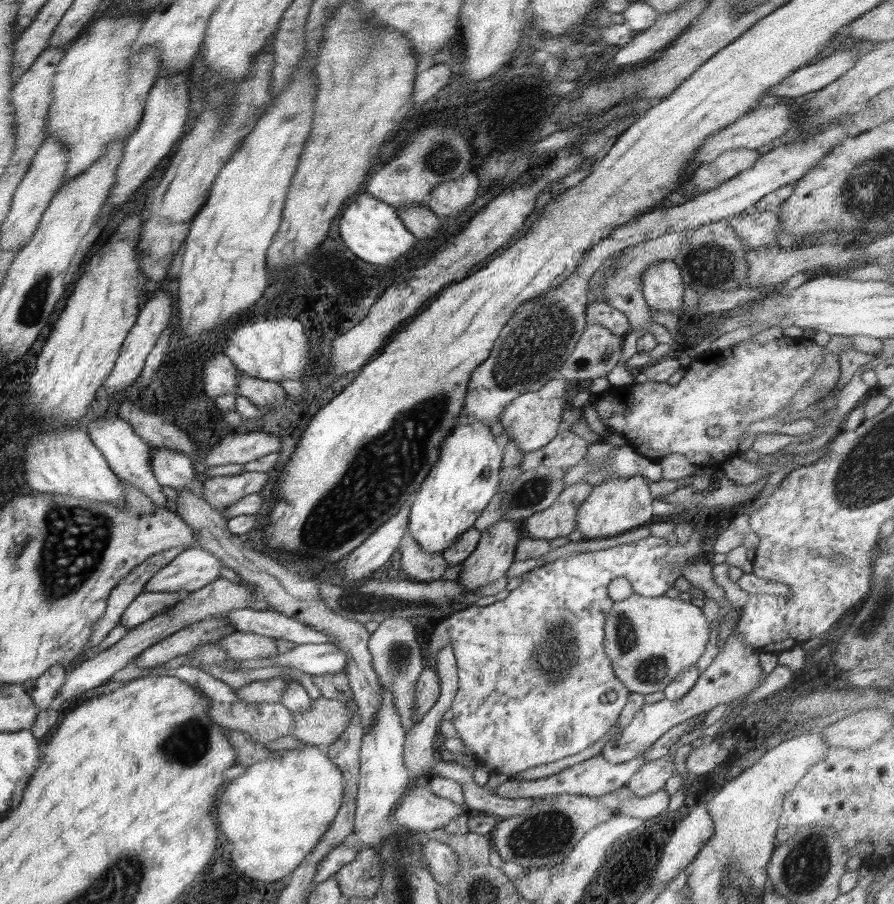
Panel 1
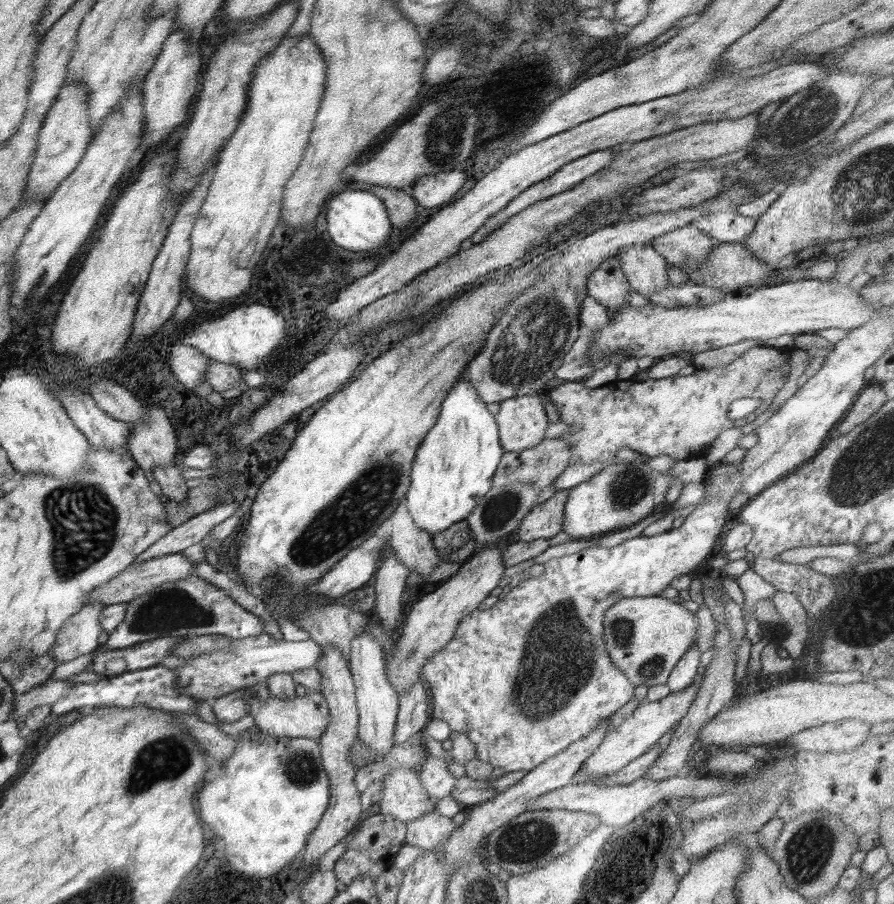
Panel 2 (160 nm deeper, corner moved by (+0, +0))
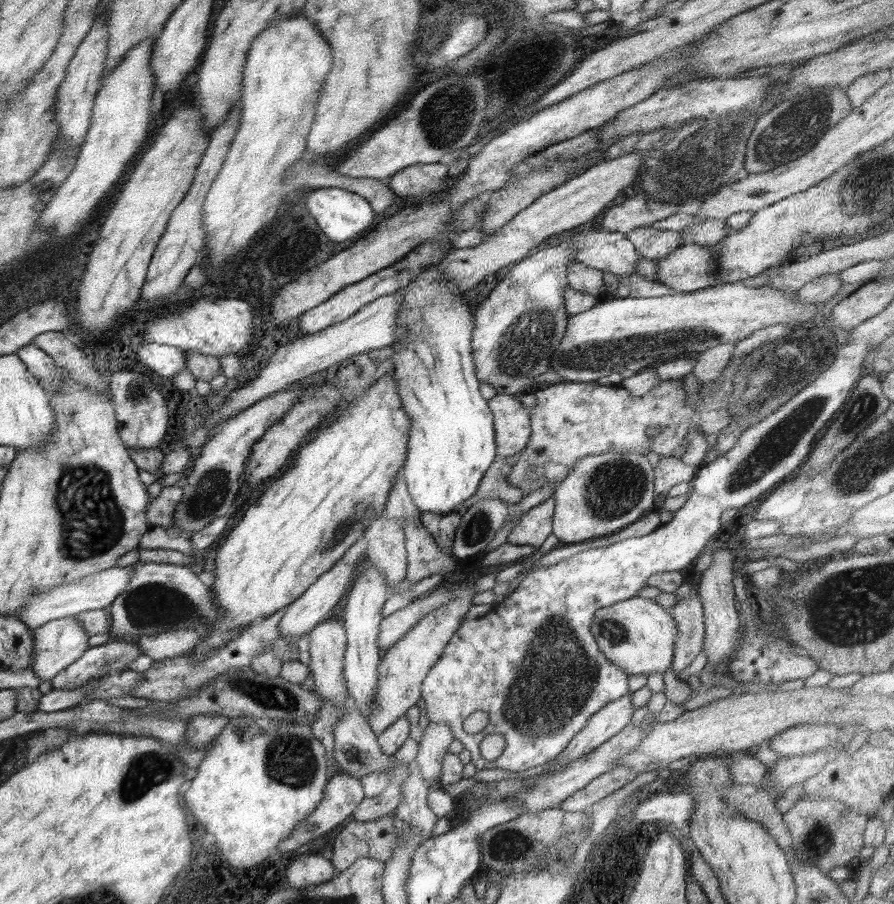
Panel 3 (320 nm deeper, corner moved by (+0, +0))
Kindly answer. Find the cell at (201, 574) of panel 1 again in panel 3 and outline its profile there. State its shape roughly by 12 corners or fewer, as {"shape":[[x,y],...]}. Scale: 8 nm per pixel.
{"shape":[[113,567],[35,594],[17,614],[33,630],[108,608],[134,567]]}

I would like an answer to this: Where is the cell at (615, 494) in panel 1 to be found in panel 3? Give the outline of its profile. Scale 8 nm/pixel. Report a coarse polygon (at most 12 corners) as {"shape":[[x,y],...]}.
{"shape":[[647,456],[576,462],[554,492],[560,545],[608,537],[654,504]]}

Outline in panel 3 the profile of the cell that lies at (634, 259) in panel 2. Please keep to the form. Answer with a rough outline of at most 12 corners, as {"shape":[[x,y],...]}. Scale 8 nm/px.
{"shape":[[620,232],[574,233],[577,262],[618,277],[641,256]]}

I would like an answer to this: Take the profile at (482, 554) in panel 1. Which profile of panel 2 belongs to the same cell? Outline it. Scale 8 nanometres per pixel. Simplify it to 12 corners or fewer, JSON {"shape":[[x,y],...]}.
{"shape":[[479,548],[418,596],[385,660],[399,695],[394,744],[421,732],[425,662],[490,596],[502,549]]}

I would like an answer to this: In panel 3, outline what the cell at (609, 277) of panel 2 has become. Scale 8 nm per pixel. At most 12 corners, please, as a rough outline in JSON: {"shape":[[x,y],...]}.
{"shape":[[576,262],[567,268],[570,288],[607,297],[603,271]]}

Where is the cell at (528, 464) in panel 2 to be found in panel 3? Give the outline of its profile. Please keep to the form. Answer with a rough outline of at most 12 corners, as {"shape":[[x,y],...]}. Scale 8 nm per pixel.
{"shape":[[520,453],[496,456],[462,509],[488,498],[518,504],[524,490],[508,483]]}

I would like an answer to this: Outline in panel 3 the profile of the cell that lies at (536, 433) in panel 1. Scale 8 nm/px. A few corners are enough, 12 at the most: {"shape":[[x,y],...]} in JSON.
{"shape":[[515,395],[487,401],[497,456],[524,451],[532,434],[530,409]]}

